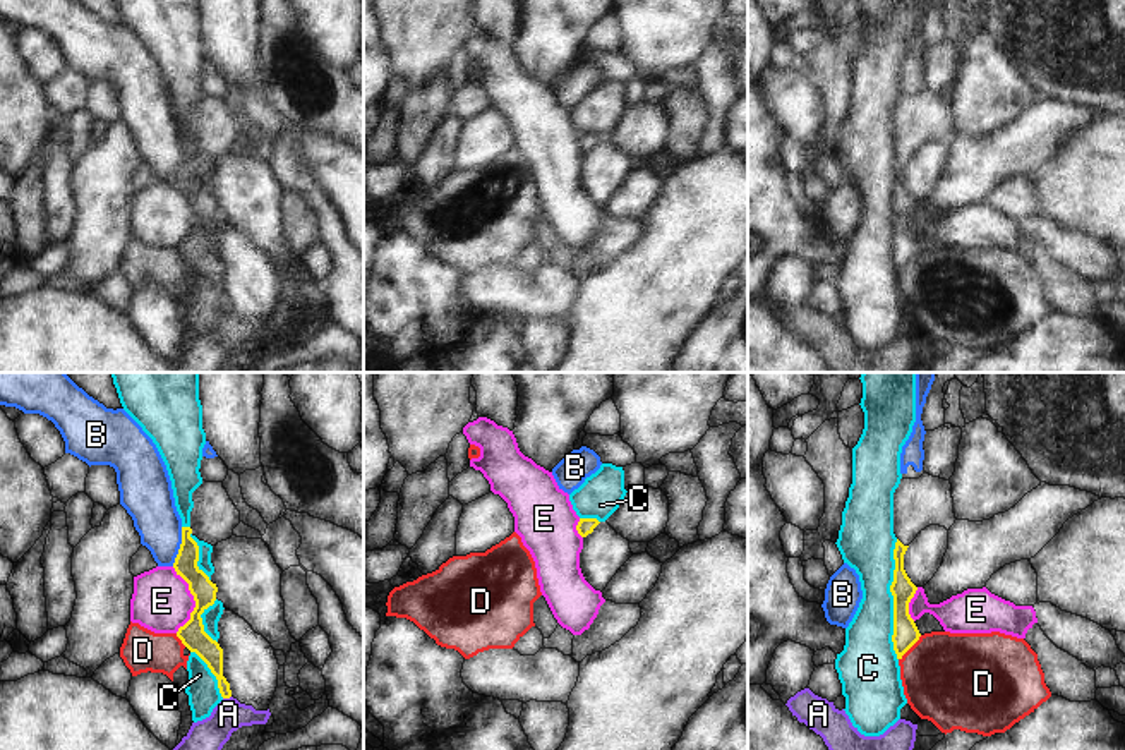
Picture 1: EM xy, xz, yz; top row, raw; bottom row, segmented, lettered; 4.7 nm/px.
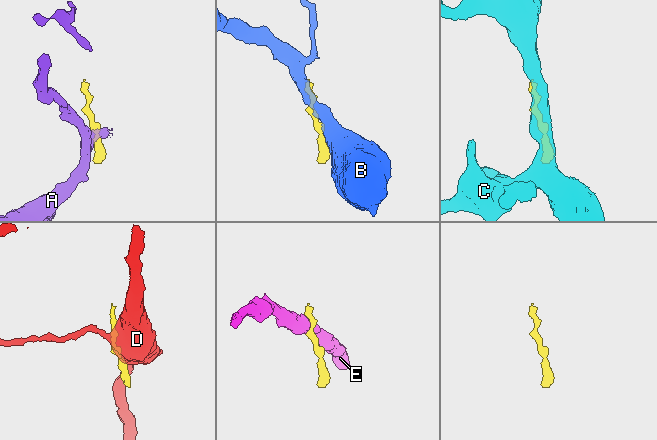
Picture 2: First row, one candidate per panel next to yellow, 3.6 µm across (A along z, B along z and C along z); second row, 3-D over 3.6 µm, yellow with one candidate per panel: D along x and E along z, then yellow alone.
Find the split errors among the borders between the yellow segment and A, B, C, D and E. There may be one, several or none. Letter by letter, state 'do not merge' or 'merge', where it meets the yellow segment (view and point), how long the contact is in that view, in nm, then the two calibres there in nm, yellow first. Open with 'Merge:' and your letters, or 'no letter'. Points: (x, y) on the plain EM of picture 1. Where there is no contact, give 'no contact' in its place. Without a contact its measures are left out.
Merge: no letter
A: do not merge; contact xy (227, 313); length 40 nm; calibres 110 and 180 nm
B: do not merge; contact xy (180, 162); length 190 nm; calibres 110 and 220 nm
C: do not merge; contact yz (894, 215); length 550 nm; calibres 120 and 220 nm
D: do not merge; contact yz (911, 261); length 160 nm; calibres 120 and 440 nm
E: do not merge; contact xy (194, 215); length 320 nm; calibres 120 and 280 nm

